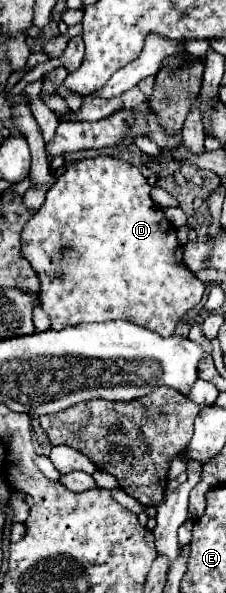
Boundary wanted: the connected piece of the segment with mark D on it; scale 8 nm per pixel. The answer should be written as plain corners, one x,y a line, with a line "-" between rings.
111,156
73,162
49,188
45,204
21,232
21,254
39,276
39,302
53,330
85,322
127,320
169,336
179,320
201,302
205,282
183,264
177,230
153,204
149,192
151,186
137,166

